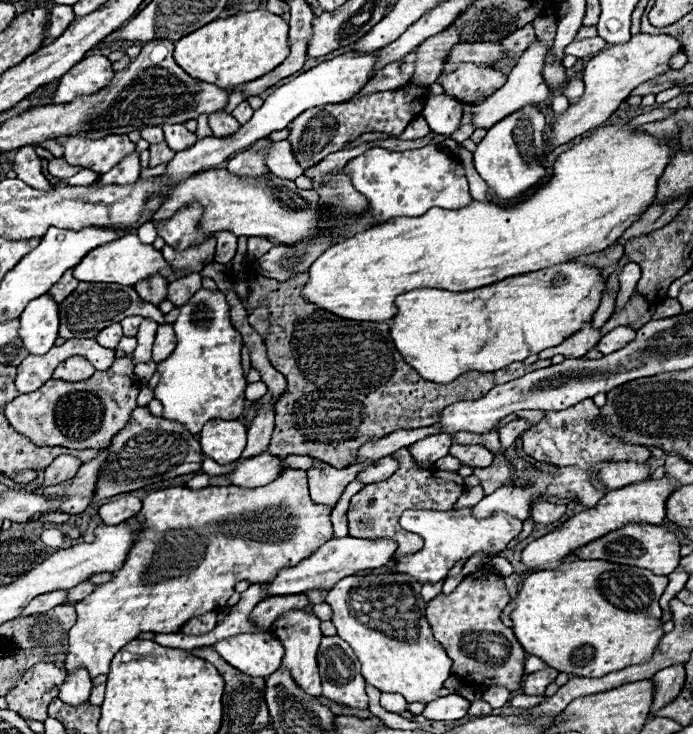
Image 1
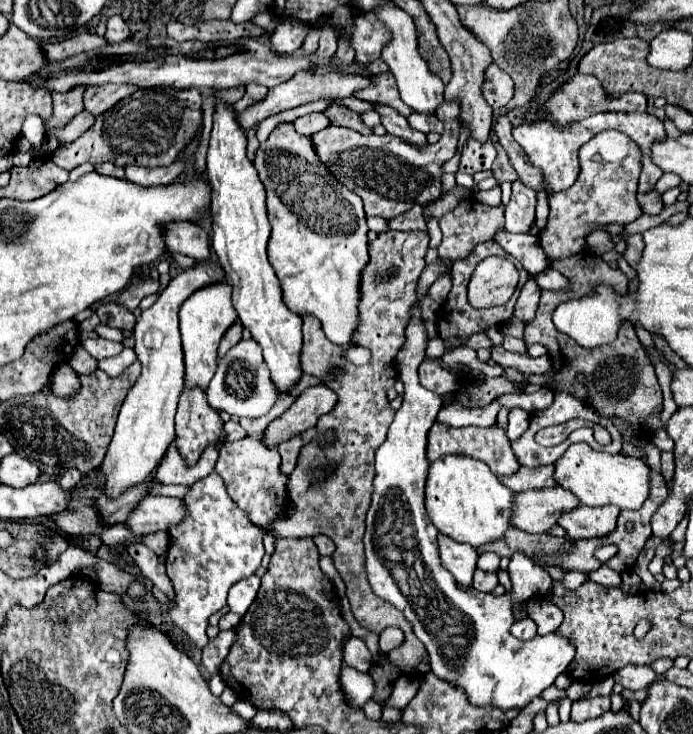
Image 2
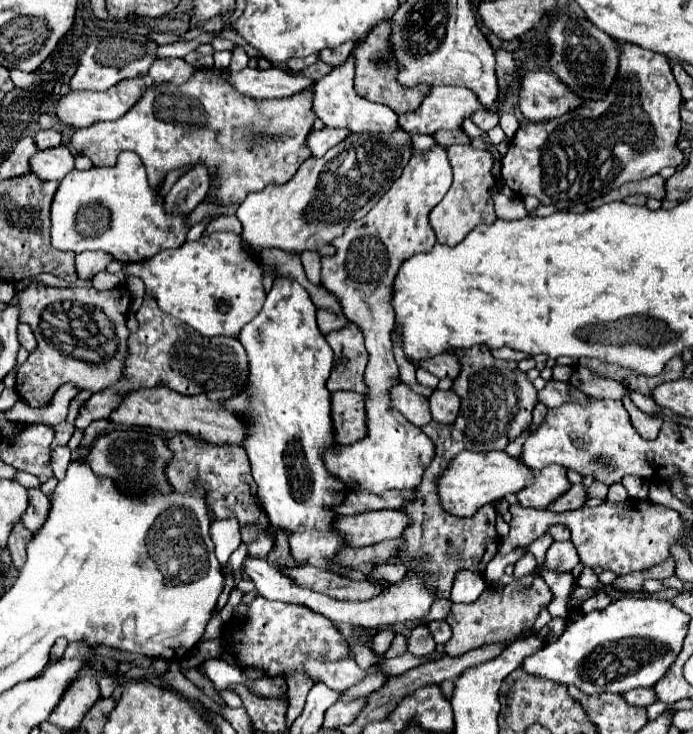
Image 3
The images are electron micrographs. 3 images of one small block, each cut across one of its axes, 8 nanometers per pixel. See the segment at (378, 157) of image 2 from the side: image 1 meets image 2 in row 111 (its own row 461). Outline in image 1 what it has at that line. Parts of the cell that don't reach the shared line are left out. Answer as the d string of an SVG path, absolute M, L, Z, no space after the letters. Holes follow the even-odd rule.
M446 456L446 458L440 458L440 460L436 461L434 466L438 470L454 472L460 470L460 466L462 466L462 464L460 464L456 458L452 458L452 456Z

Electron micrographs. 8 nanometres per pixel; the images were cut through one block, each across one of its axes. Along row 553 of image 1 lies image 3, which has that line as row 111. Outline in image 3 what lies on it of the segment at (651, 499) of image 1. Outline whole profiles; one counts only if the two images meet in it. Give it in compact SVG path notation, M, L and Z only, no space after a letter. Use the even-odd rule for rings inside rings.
M524 72L520 110L528 120L544 122L582 106L582 100L552 72Z

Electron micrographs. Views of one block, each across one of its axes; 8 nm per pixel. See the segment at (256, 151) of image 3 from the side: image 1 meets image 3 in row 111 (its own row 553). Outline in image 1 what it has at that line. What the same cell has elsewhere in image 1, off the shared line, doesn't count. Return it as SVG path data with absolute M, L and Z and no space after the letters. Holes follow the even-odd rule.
M288 468L280 480L260 488L166 488L148 494L142 504L144 506L138 516L144 520L146 528L134 548L130 548L126 564L114 572L110 582L98 584L90 596L74 604L78 620L68 632L70 648L64 662L68 674L76 672L78 664L82 664L92 678L106 674L112 656L124 644L138 638L138 634L174 634L190 620L190 616L194 618L204 612L224 608L238 582L248 580L250 584L258 584L274 580L282 568L300 564L304 558L312 556L324 540L332 538L332 510L310 500L306 470Z

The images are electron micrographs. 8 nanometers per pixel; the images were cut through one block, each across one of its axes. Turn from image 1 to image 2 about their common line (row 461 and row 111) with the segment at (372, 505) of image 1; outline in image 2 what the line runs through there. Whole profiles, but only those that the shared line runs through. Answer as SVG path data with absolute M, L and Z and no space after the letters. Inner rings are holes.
M390 72L378 74L378 76L376 76L376 84L370 86L370 88L366 88L366 90L356 92L356 98L362 98L362 100L376 100L376 102L388 104L388 106L396 108L396 110L398 110L402 116L406 116L406 118L412 114L412 108L408 108L408 106L400 100L400 94L398 94L394 76L392 76Z

